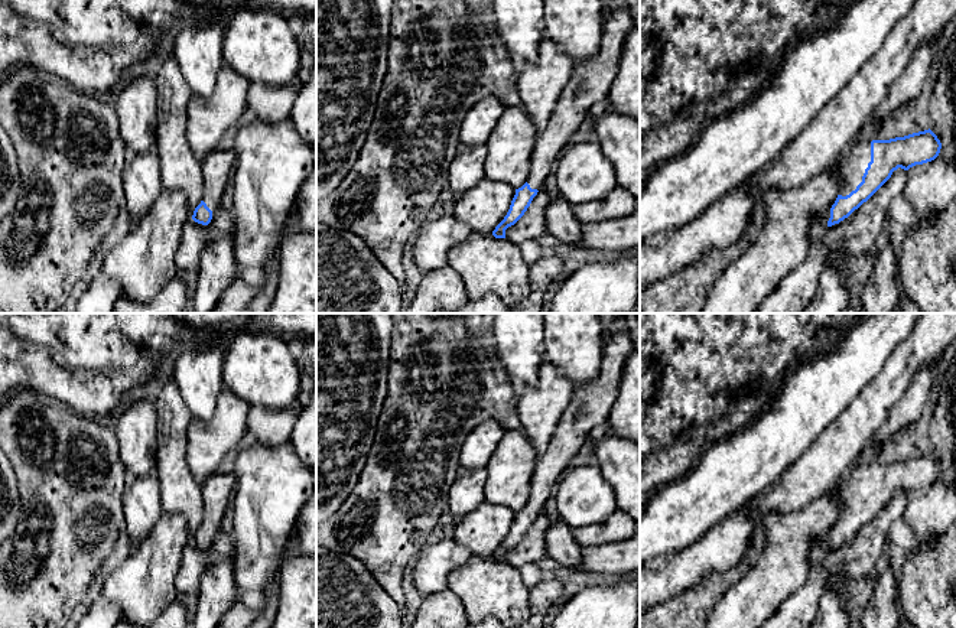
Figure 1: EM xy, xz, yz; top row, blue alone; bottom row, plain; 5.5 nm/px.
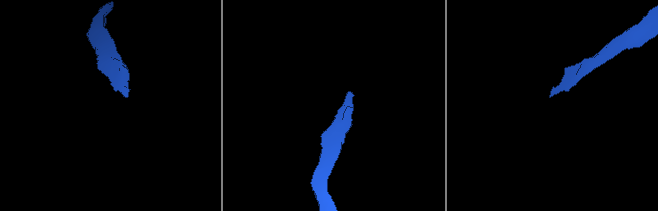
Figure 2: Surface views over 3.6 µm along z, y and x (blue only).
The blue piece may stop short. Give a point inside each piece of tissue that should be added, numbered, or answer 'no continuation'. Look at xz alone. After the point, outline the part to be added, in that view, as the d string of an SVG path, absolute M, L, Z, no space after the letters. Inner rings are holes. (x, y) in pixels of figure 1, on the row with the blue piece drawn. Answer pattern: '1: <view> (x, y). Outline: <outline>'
1: xz (591, 80). Outline: M612 0L609 13L604 14L599 52L588 61L575 64L550 120L536 136L527 176L531 189L543 189L547 176L568 149L570 137L579 130L589 108L608 100L622 45L631 27L633 19L627 1Z

